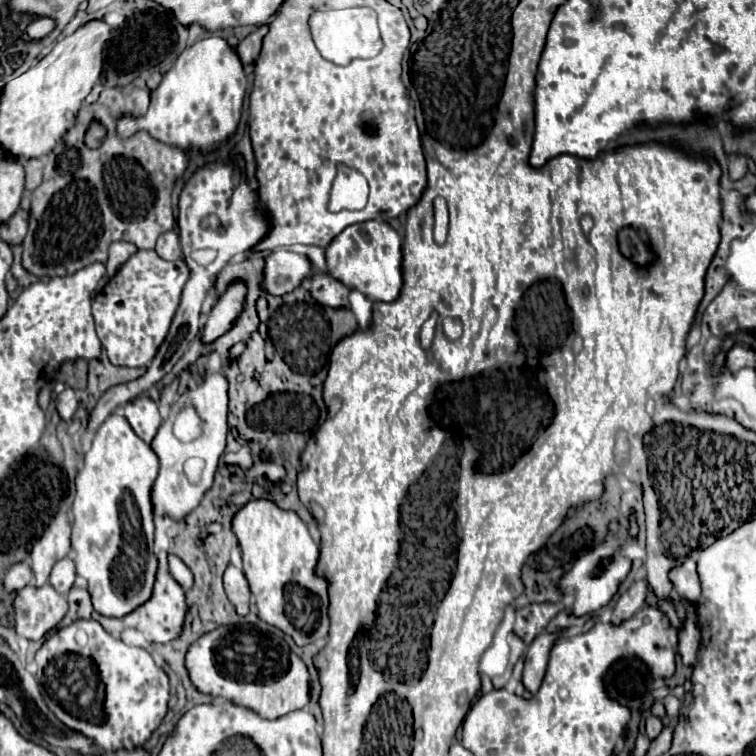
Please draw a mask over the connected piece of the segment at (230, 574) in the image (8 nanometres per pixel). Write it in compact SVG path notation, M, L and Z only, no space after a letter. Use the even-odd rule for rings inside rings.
M230 564L223 575L223 586L226 590L226 596L233 602L236 612L240 616L247 615L249 612L250 588L248 588L244 572ZM244 600L246 600L246 603L240 604Z

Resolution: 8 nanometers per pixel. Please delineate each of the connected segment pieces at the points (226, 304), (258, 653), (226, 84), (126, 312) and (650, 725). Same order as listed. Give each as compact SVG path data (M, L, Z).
M234 280L228 284L226 292L216 300L214 308L206 314L206 322L200 332L202 344L214 342L234 326L238 316L244 312L246 292L248 288L246 288L246 282L242 280Z
M232 624L232 626L218 626L206 634L202 634L196 642L190 644L186 652L186 670L190 682L202 692L210 696L222 696L238 706L254 710L262 718L280 718L292 710L304 708L308 704L308 690L310 690L310 674L304 662L290 650L284 640L284 634L278 628L258 630L252 624Z
M210 36L186 48L174 66L164 74L144 116L124 116L118 124L120 136L132 136L138 130L148 130L156 140L178 146L182 150L198 148L208 154L218 150L238 128L242 102L246 94L246 74L236 52L224 38Z
M138 250L114 278L94 296L92 316L96 334L116 366L148 366L156 348L168 334L174 312L180 304L180 294L190 278L190 268L184 260L168 262L156 250Z
M650 716L650 718L646 720L646 736L648 736L650 740L654 740L654 738L660 734L662 728L664 728L664 726L662 726L662 720L660 720L660 718Z

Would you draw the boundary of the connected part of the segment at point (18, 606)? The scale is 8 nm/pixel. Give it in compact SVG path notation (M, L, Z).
M50 584L24 586L14 598L16 632L28 640L40 640L68 612L66 598Z

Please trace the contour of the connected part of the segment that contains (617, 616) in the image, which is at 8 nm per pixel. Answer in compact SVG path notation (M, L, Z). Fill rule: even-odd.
M638 580L638 582L634 582L634 584L632 584L632 586L618 598L610 622L618 626L618 624L622 624L624 620L628 620L630 616L634 616L634 614L644 606L646 592L648 592L648 584L646 584L646 580Z

